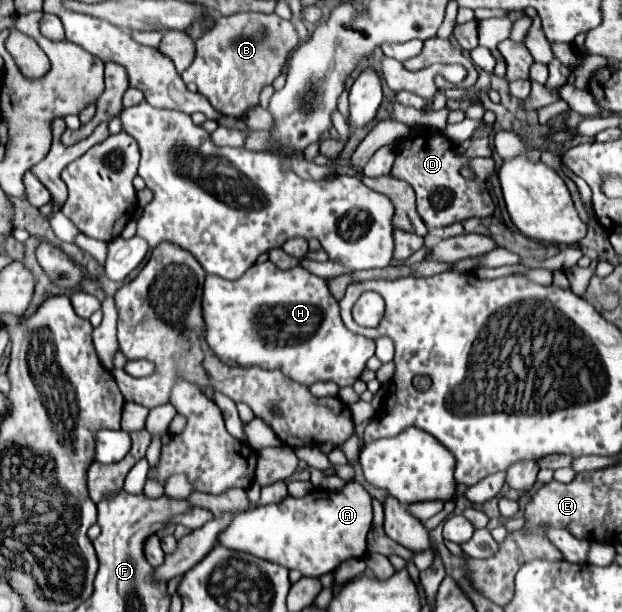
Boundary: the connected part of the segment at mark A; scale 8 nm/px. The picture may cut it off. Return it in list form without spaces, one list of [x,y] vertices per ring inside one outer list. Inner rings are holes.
[[[349,482],[339,492],[315,488],[303,498],[287,496],[279,504],[253,506],[235,520],[219,536],[219,544],[235,552],[249,552],[267,562],[299,570],[303,576],[321,576],[333,572],[349,558],[367,554],[367,532],[371,528],[373,508],[371,496],[359,482]]]

